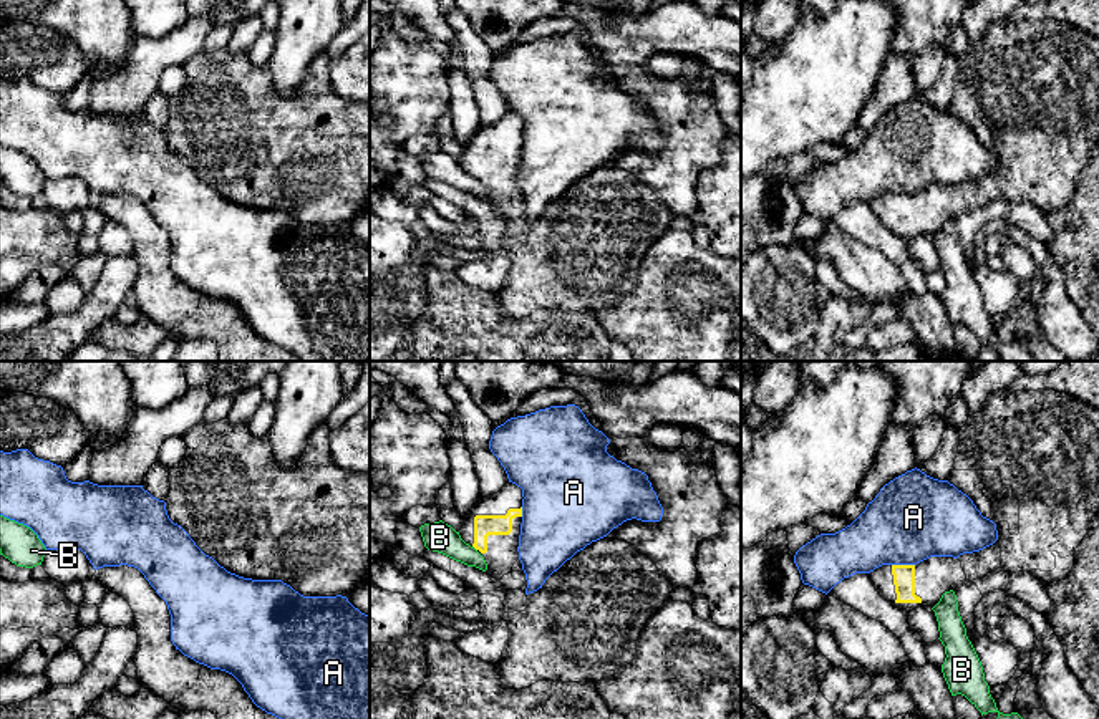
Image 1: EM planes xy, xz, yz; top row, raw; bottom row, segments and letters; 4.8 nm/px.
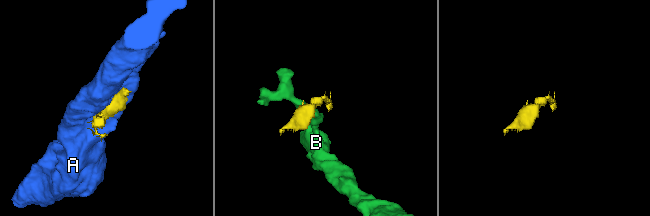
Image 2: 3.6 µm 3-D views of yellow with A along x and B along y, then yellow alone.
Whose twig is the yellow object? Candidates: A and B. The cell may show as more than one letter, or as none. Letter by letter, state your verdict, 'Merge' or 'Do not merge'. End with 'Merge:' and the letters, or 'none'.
A: Do not merge
B: Do not merge
Merge: none

